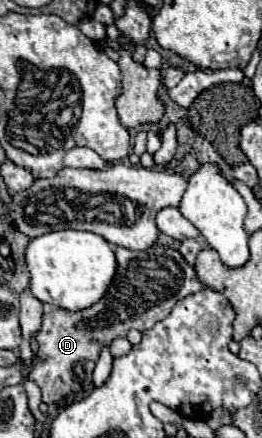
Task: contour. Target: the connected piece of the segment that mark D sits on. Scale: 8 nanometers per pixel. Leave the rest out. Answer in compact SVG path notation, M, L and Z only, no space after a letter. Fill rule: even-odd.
M154 244L150 250L132 252L116 246L114 254L118 262L116 276L102 300L80 312L58 308L44 312L42 316L42 326L36 332L40 350L38 362L34 358L32 380L40 386L44 404L56 404L68 394L88 392L92 388L92 370L102 348L108 348L116 338L126 338L132 328L140 332L150 330L170 314L176 302L202 288L202 284L196 282L192 266L172 248L166 248L164 252L164 246ZM176 282L180 282L180 286Z

